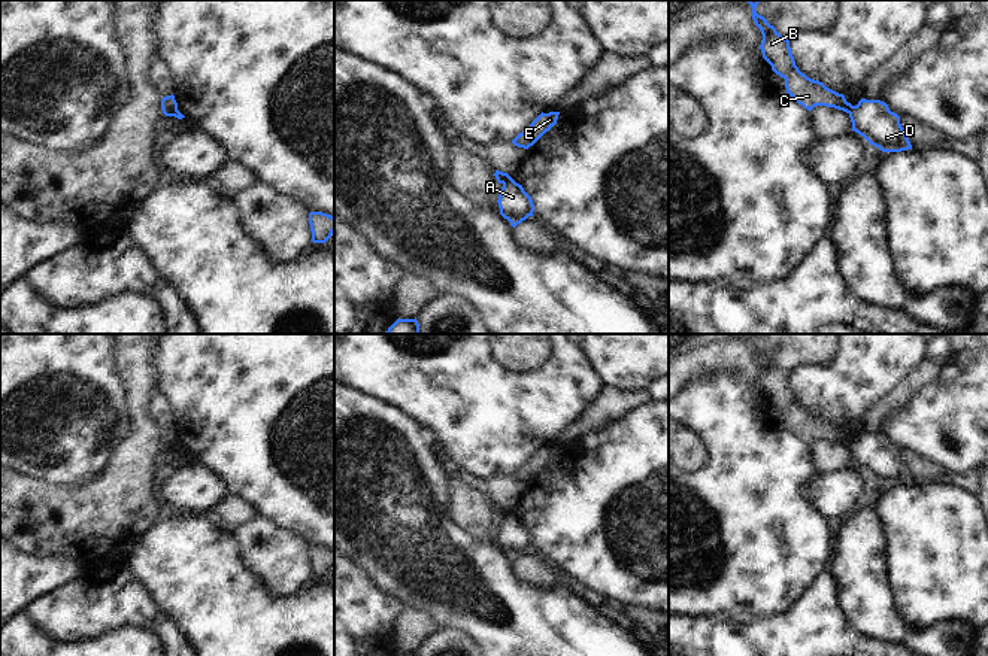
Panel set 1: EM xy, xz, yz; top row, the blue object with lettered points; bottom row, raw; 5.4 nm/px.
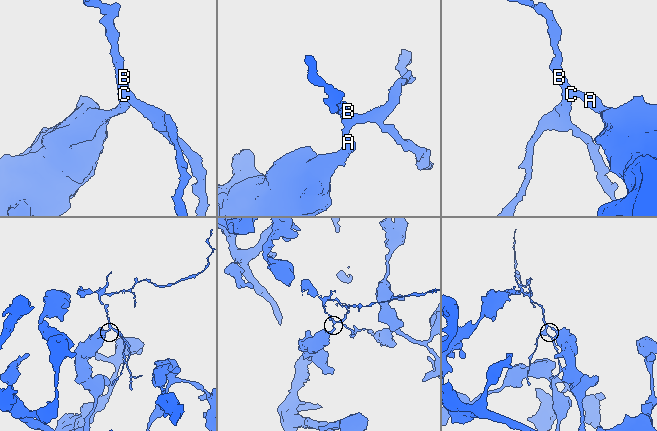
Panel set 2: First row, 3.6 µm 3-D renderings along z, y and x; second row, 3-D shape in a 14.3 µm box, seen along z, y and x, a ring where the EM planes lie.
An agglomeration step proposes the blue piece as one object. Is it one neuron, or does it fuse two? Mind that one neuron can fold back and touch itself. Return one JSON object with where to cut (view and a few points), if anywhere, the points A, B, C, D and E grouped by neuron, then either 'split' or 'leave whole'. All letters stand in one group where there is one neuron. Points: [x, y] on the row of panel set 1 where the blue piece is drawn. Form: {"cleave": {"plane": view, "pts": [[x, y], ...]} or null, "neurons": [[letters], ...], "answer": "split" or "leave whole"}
{"cleave": {"plane": "xz", "pts": [[512, 179], [503, 184]]}, "neurons": [["A", "D"], ["B", "C", "E"]], "answer": "split"}

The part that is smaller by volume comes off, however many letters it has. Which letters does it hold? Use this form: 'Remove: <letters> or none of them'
Remove: B, C, E

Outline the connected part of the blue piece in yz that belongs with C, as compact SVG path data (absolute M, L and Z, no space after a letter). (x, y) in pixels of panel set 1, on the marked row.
M748 0L752 7L752 19L763 34L760 49L772 70L785 79L787 92L809 112L815 106L827 106L849 113L854 107L843 94L827 88L822 82L807 78L795 66L790 40L782 37L767 19L757 13L761 0Z

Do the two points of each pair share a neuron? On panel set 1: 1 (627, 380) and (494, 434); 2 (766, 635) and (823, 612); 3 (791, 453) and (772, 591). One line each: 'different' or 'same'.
1: different
2: same
3: same

